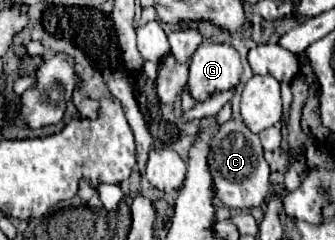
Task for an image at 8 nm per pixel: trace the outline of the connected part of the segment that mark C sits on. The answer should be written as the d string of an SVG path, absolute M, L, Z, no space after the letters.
M230 119L220 125L212 139L208 155L210 173L214 177L216 199L220 199L230 209L264 209L266 197L270 195L270 169L264 161L260 139L252 133L240 119Z

